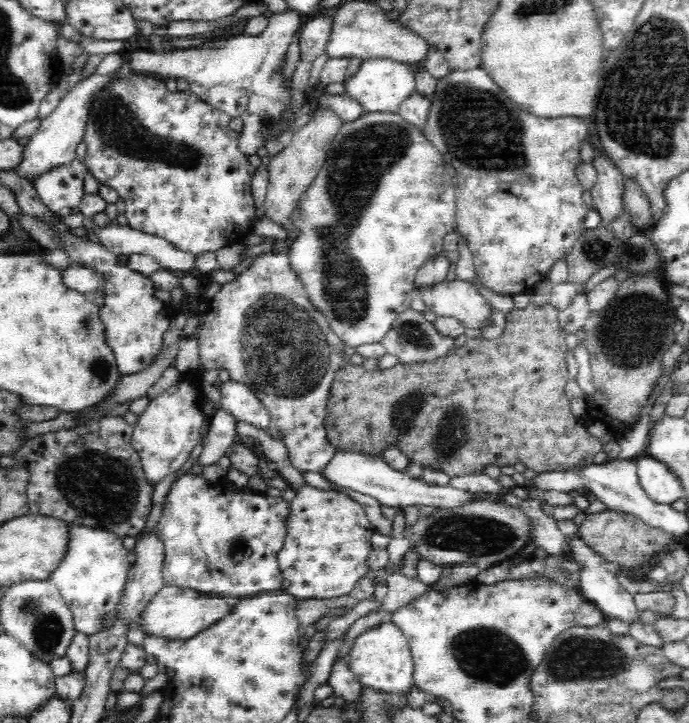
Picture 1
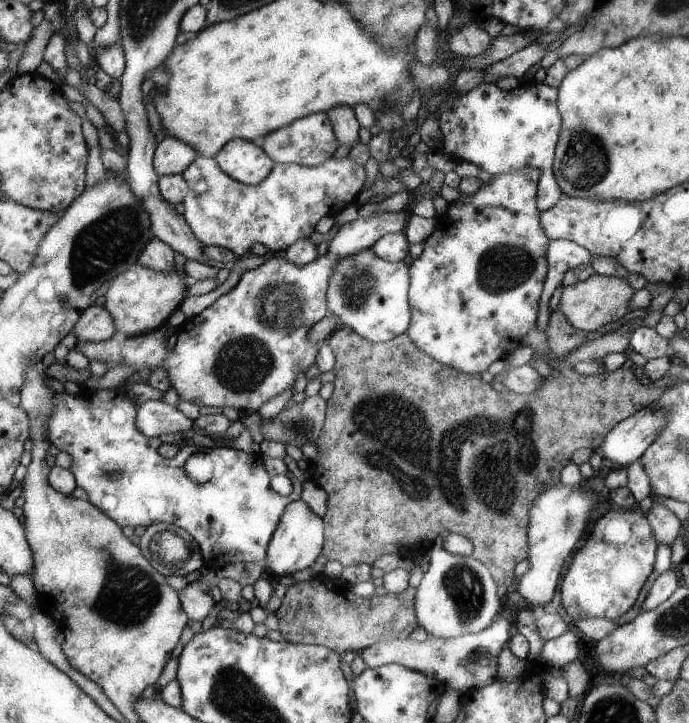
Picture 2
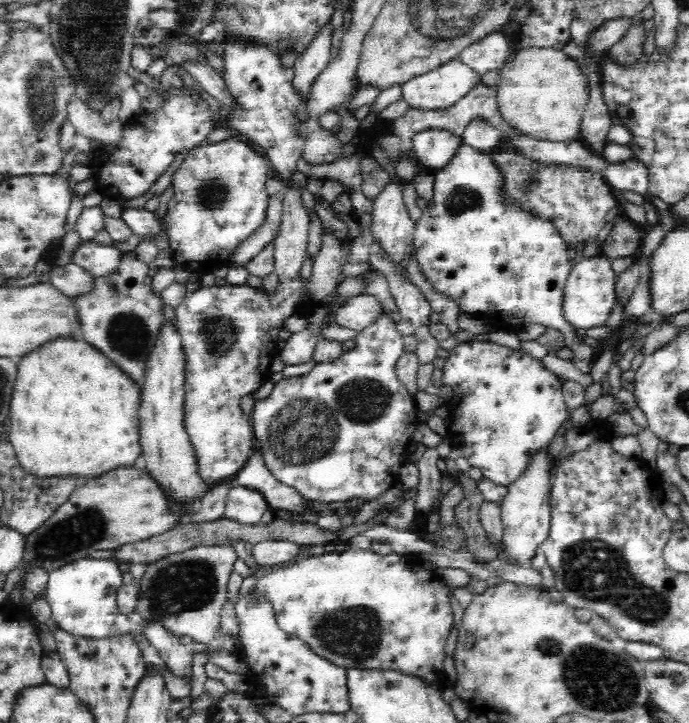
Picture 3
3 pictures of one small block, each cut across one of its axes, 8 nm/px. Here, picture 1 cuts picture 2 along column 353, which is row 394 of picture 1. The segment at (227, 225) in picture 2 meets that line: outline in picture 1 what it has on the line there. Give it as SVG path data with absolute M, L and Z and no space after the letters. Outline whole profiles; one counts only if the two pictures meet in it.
M180 378L176 386L149 401L145 411L133 425L131 444L138 453L145 479L154 488L166 476L176 474L184 468L194 452L194 446L201 440L200 428L204 423L204 414L198 404L200 378Z

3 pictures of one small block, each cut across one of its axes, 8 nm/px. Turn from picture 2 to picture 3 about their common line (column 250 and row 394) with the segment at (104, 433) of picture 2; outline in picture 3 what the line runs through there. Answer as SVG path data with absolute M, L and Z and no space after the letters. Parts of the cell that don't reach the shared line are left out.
M466 341L455 346L443 367L445 385L452 386L453 396L447 402L451 419L441 428L449 437L453 448L460 448L461 456L474 468L480 468L482 476L500 486L508 486L529 466L529 460L537 454L567 420L561 380L557 373L546 370L540 360L530 357L524 350L510 349L491 341Z

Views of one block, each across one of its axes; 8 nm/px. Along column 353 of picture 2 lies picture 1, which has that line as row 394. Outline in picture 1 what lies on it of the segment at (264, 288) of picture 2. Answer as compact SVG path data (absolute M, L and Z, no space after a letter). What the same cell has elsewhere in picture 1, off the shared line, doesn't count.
M230 379L219 386L219 392L218 406L235 420L252 424L256 428L268 429L269 412L246 385Z

